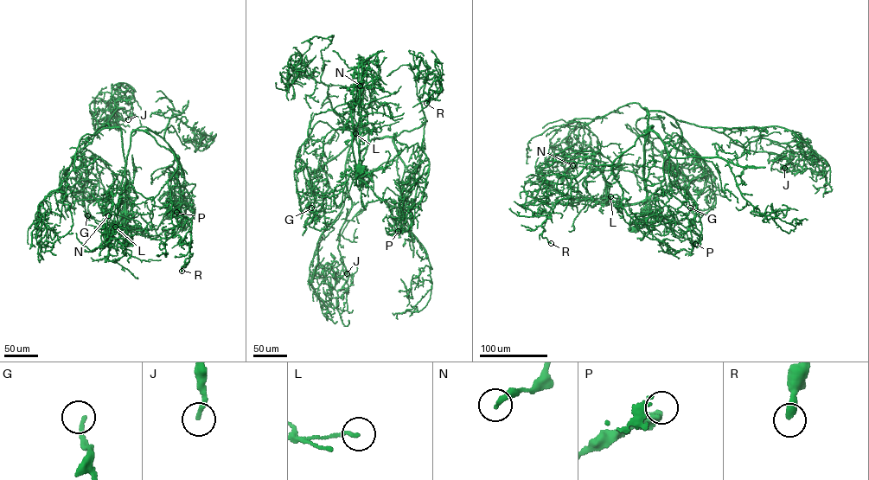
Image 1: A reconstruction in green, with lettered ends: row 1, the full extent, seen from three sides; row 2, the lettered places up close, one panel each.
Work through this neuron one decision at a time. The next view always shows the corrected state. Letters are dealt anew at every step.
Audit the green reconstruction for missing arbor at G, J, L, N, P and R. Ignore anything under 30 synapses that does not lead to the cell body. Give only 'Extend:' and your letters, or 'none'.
Extend: none

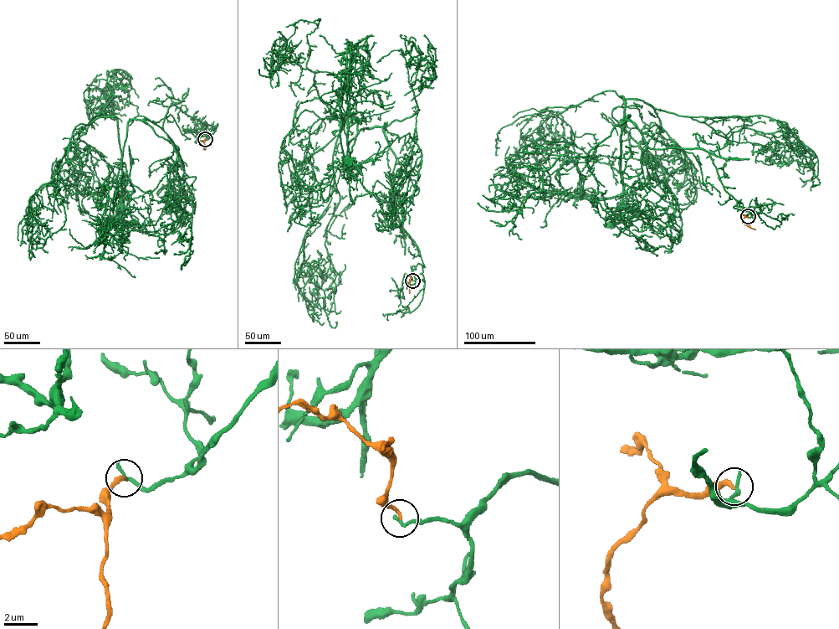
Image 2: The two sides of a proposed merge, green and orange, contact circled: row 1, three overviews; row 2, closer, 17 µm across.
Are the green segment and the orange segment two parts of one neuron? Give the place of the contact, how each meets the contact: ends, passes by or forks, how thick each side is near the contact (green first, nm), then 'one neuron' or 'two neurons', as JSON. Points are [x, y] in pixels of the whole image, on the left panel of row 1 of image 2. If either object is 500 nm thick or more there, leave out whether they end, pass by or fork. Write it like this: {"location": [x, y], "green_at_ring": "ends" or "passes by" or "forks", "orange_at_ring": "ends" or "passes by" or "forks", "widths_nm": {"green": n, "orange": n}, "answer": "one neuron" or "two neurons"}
{"location": [205, 139], "green_at_ring": "ends", "orange_at_ring": "ends", "widths_nm": {"green": 240, "orange": 240}, "answer": "one neuron"}

